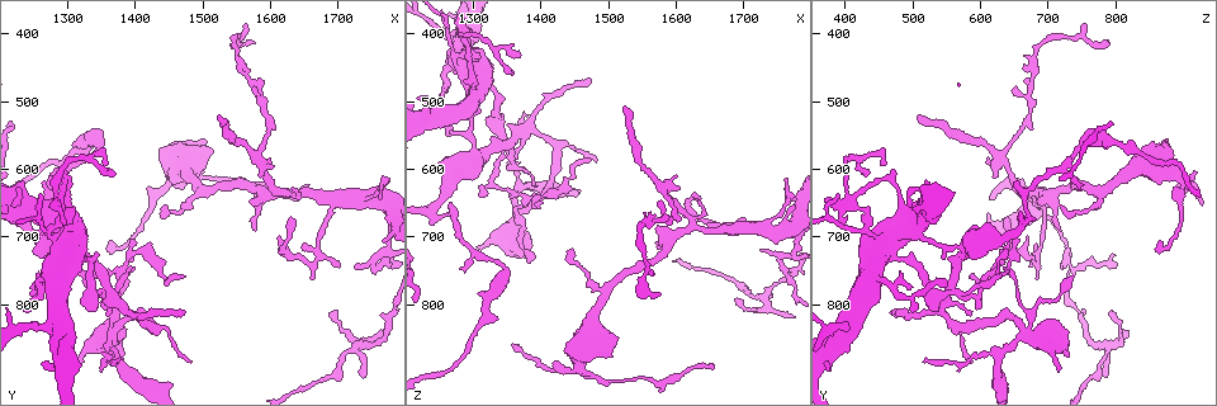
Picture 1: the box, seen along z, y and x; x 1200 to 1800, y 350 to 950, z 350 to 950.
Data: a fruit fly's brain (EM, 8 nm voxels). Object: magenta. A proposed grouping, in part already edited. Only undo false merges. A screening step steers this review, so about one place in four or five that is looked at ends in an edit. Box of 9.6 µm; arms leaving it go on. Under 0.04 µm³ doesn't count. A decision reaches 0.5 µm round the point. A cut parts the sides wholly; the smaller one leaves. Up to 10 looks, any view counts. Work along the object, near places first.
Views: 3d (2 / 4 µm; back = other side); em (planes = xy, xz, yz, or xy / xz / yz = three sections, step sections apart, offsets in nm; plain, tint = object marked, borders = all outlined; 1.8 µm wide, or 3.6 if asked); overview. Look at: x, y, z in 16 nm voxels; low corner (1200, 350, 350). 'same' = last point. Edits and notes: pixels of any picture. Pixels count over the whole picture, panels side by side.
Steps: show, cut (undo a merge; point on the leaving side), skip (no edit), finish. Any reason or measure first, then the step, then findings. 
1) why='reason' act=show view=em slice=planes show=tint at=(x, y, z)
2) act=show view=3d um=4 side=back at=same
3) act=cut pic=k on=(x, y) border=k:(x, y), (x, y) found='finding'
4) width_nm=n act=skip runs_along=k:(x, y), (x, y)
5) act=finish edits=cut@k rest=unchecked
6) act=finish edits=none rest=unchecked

why='narrows sharply' act=show view=em slice=planes show=plain at=(1305, 715, 580)

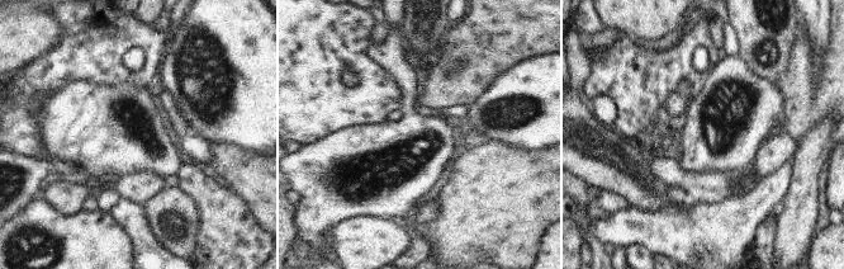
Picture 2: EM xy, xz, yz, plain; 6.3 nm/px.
act=show view=em slice=planes show=tint at=same

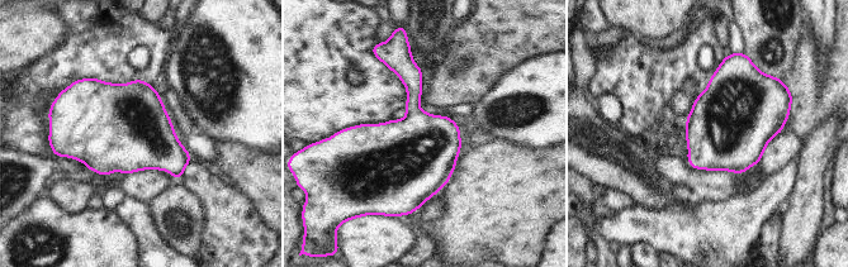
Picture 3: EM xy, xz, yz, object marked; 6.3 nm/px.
act=skip found='one neuron here'

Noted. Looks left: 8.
why='thin arm on a thick one' act=show view=em slice=planes show=tint at=(1370, 840, 660)

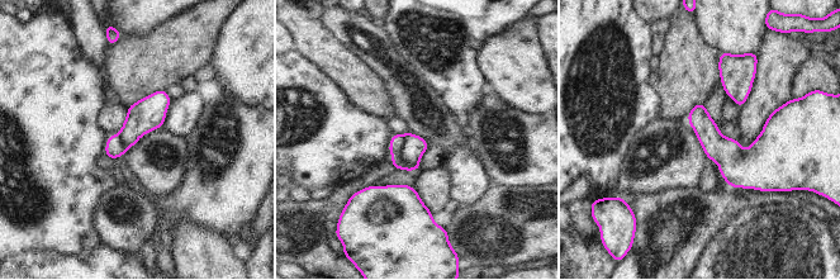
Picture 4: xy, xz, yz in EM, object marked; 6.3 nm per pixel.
act=cut pic=4 on=(397, 140) border=4:(406, 134), (397, 156), (400, 167) found='a second neuron is stuck on'

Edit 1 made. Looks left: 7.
why='see it whole again' act=show view=overview

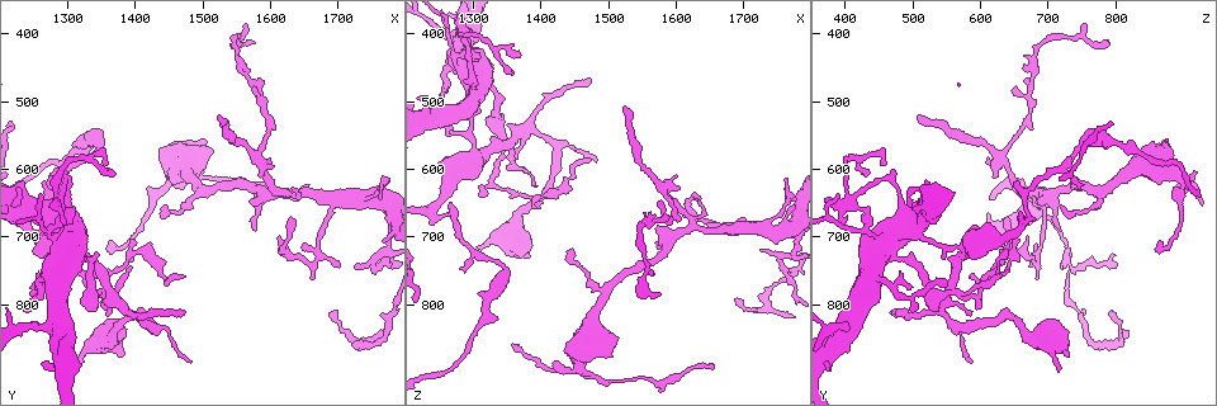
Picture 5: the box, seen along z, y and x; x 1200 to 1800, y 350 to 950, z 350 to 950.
why='thick turns thin' act=show view=em slice=yz step=4 show=borders at=(1240, 680, 665)

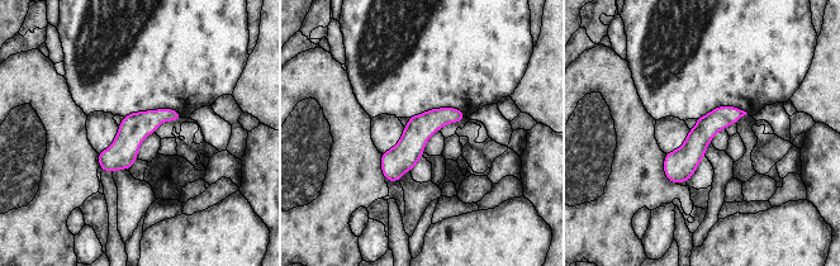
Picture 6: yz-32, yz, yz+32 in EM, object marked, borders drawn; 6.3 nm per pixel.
act=skip runs_along=6:(740, 113), (721, 117), (672, 177) found='all the same neuron'

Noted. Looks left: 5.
why='three arms meet' act=show view=em slice=planes show=tint at=(1625, 635, 685)

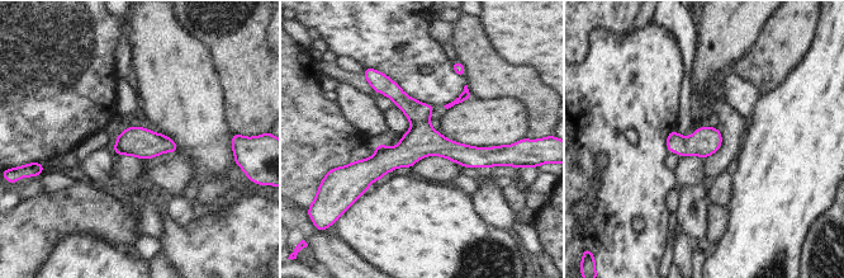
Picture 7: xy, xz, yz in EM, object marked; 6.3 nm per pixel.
act=skip found='continuous, no second neuron'

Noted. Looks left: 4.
act=finish edits=cut@4 rest=unchecked

